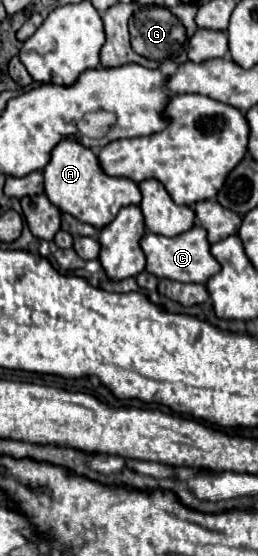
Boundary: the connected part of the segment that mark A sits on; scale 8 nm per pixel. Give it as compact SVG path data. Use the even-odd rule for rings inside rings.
M73 138L61 140L53 148L51 160L45 166L43 174L45 174L45 194L47 194L47 198L61 212L69 212L71 216L77 216L77 220L87 222L95 228L103 228L109 222L113 222L117 212L123 206L141 202L141 190L133 180L113 178L113 176L105 174L101 164L99 164L99 158L93 154L93 150L85 148L79 140L73 140Z

